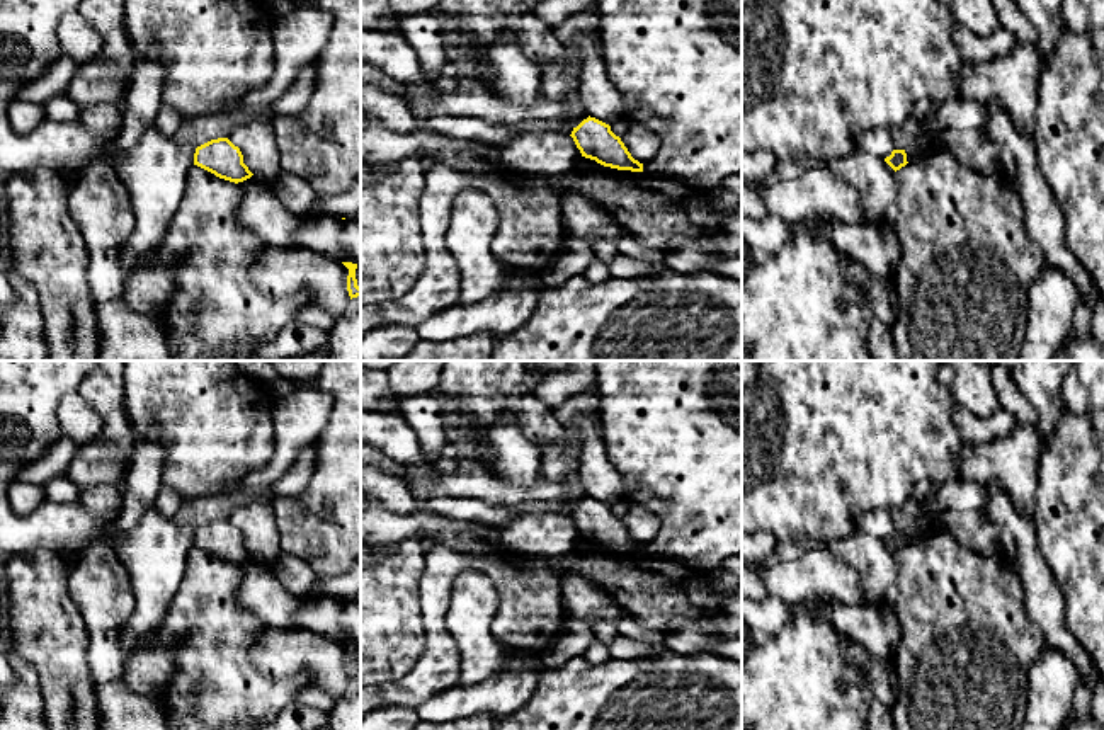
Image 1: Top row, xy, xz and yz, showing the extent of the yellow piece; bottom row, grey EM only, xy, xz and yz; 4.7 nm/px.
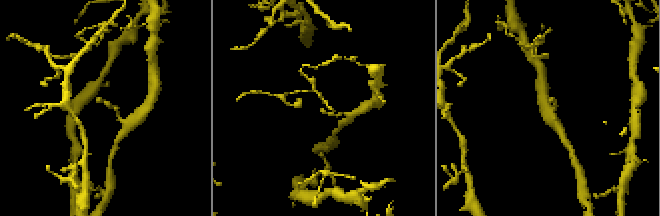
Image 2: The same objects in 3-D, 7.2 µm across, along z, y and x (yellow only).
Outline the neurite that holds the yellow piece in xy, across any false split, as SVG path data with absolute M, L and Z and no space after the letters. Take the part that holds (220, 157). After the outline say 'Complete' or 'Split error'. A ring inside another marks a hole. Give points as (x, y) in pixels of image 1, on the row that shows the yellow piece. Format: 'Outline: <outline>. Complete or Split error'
Outline: M228 138L211 140L196 148L194 165L230 182L243 182L253 174L243 163L243 155Z. Complete

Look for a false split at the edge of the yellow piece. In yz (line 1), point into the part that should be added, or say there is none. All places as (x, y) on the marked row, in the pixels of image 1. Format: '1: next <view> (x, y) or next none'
1: next none

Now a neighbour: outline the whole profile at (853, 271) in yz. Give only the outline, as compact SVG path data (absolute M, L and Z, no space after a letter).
M842 254L842 272L856 286L859 286L869 298L871 274L857 262Z

